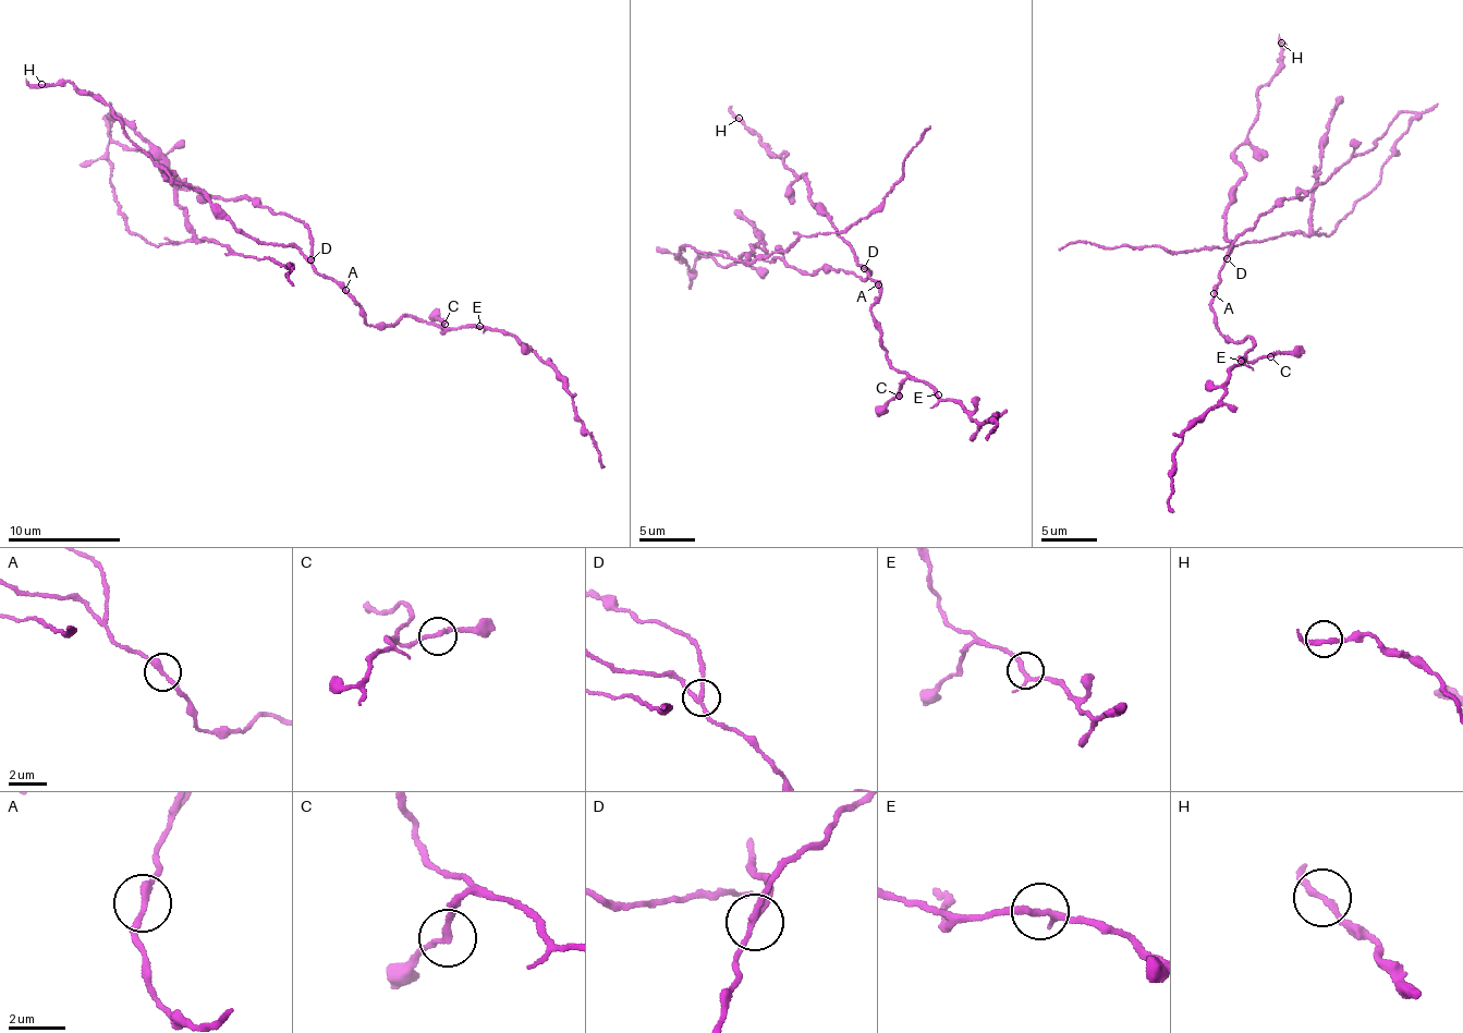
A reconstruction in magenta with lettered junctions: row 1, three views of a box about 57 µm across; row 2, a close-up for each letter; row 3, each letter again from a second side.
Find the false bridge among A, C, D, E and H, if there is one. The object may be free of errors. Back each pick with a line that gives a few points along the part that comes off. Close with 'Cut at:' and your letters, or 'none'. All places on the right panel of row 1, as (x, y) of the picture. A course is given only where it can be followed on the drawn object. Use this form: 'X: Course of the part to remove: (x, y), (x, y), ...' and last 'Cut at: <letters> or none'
D: Course of the part to remove: (1226, 259), (1257, 216), (1329, 181), (1410, 113), (1380, 180), (1329, 235), (1168, 252), (1081, 241), (1058, 251)
Cut at: D

